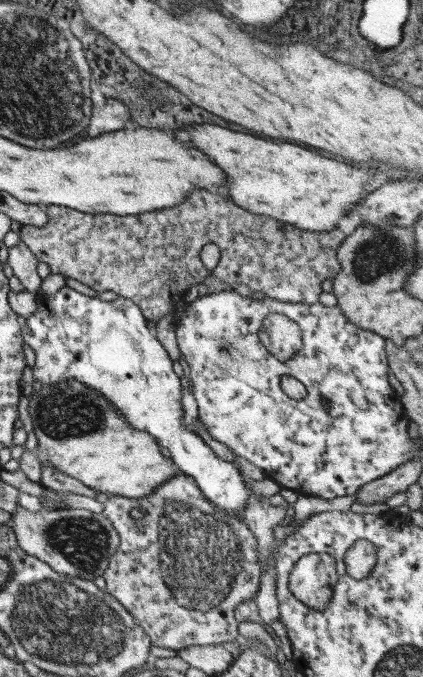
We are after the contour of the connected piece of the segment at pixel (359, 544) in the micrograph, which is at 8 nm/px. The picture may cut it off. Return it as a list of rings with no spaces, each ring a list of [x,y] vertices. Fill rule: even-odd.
[[[358,540],[344,555],[346,574],[355,579],[363,579],[373,574],[378,562],[376,546],[368,540]]]

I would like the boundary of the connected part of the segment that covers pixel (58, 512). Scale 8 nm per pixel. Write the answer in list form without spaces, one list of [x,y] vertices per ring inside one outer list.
[[[19,506],[13,512],[11,527],[19,548],[29,556],[48,564],[56,573],[93,581],[103,576],[110,558],[116,552],[120,537],[102,513],[83,508],[43,509],[30,512]]]

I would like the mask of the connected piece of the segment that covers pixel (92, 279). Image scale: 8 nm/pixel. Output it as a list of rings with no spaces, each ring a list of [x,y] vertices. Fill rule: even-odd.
[[[206,190],[190,192],[190,196],[178,206],[139,215],[86,214],[73,208],[54,205],[44,206],[44,209],[48,215],[44,227],[22,226],[20,231],[21,241],[29,245],[39,262],[46,262],[51,274],[74,278],[99,293],[112,290],[119,296],[133,300],[152,325],[175,310],[176,303],[184,292],[212,275],[226,282],[230,288],[235,284],[246,284],[252,291],[263,292],[264,296],[280,302],[318,303],[322,282],[333,280],[340,270],[337,250],[348,235],[340,227],[329,231],[302,230],[270,216],[252,214],[237,204],[228,204],[228,200],[220,194]],[[210,242],[218,245],[221,254],[212,271],[200,259],[200,251]]]

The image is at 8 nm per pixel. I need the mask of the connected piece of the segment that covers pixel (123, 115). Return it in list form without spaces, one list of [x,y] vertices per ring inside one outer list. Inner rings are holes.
[[[106,98],[102,108],[93,108],[86,132],[89,137],[100,136],[106,132],[125,128],[129,120],[130,110],[127,105],[118,99]]]

